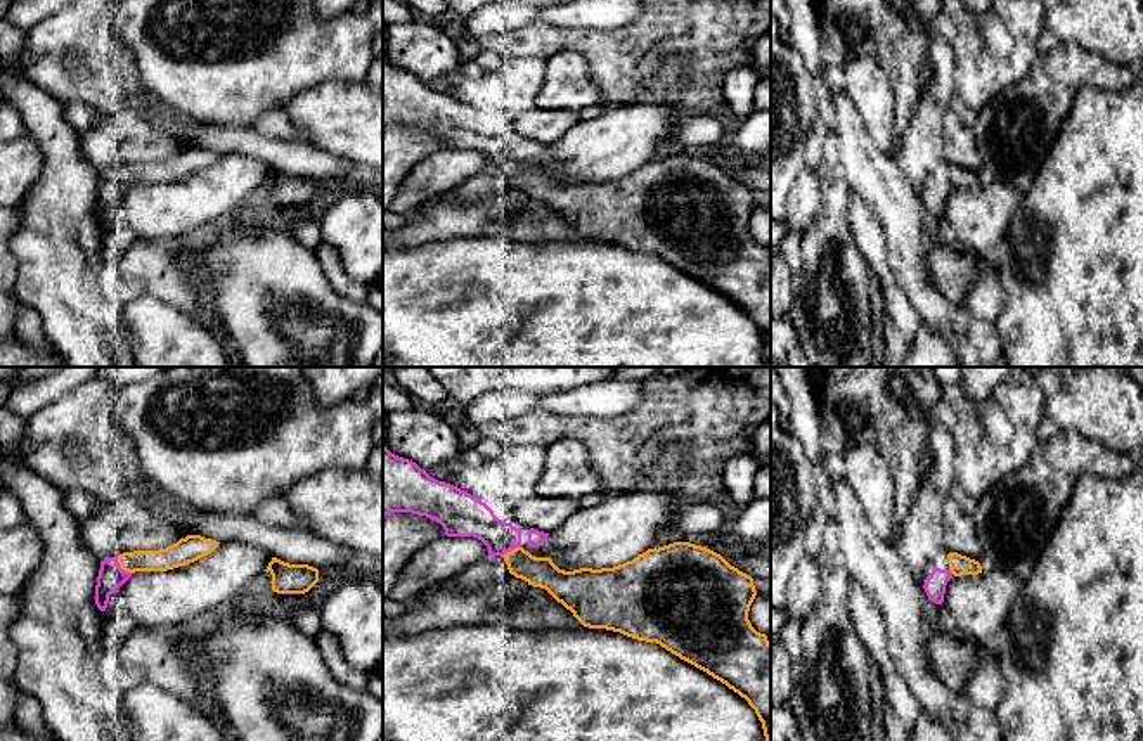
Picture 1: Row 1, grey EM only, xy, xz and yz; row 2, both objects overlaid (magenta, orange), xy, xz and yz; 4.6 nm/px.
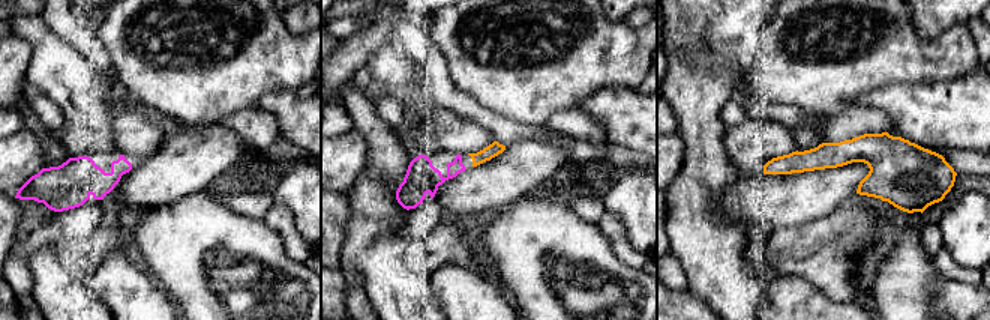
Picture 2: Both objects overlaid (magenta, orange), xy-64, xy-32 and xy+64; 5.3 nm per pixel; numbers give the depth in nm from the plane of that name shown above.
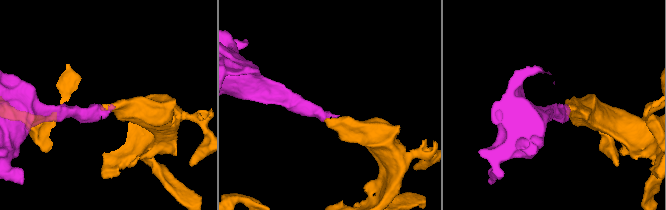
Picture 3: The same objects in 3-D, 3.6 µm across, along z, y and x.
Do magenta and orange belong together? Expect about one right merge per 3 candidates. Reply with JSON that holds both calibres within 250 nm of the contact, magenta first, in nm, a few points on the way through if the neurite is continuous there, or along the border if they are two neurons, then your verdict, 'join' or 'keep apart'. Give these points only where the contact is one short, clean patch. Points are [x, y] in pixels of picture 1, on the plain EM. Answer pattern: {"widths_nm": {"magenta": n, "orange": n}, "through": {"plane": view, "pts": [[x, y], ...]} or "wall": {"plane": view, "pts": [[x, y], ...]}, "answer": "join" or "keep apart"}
{"widths_nm": {"magenta": 120, "orange": 100}, "answer": "join"}

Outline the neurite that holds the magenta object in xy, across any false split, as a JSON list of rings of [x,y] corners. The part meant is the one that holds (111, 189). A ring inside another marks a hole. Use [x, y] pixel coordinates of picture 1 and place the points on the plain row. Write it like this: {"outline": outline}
{"outline": [[[187,147],[177,156],[159,163],[133,163],[100,173],[95,197],[95,216],[106,223],[109,208],[116,204],[135,184],[166,184],[194,175],[211,166],[220,154],[201,147]]]}

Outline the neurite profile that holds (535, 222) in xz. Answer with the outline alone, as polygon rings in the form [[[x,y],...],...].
[[[528,197],[521,209],[500,222],[499,232],[518,242],[577,242],[584,237],[546,201]]]

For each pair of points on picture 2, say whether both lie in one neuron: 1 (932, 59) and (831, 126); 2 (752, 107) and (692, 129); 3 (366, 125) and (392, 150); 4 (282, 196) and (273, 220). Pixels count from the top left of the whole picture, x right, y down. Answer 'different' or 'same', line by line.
1: different
2: different
3: same
4: different

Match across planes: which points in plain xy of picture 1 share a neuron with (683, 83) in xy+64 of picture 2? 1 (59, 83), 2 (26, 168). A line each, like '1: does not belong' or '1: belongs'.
1: does not belong
2: does not belong

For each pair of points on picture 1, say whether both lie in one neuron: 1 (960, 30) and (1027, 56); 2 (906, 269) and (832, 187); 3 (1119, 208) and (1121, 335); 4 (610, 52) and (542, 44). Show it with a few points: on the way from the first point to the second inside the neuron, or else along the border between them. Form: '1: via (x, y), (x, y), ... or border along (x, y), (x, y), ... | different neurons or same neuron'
1: via (972, 47), (989, 64), (1010, 64) | same neuron
2: border along (837, 153), (840, 172), (852, 191) | different neurons
3: via (1121, 239), (1121, 303) | same neuron
4: via (593, 45), (587, 42), (560, 42) | same neuron

